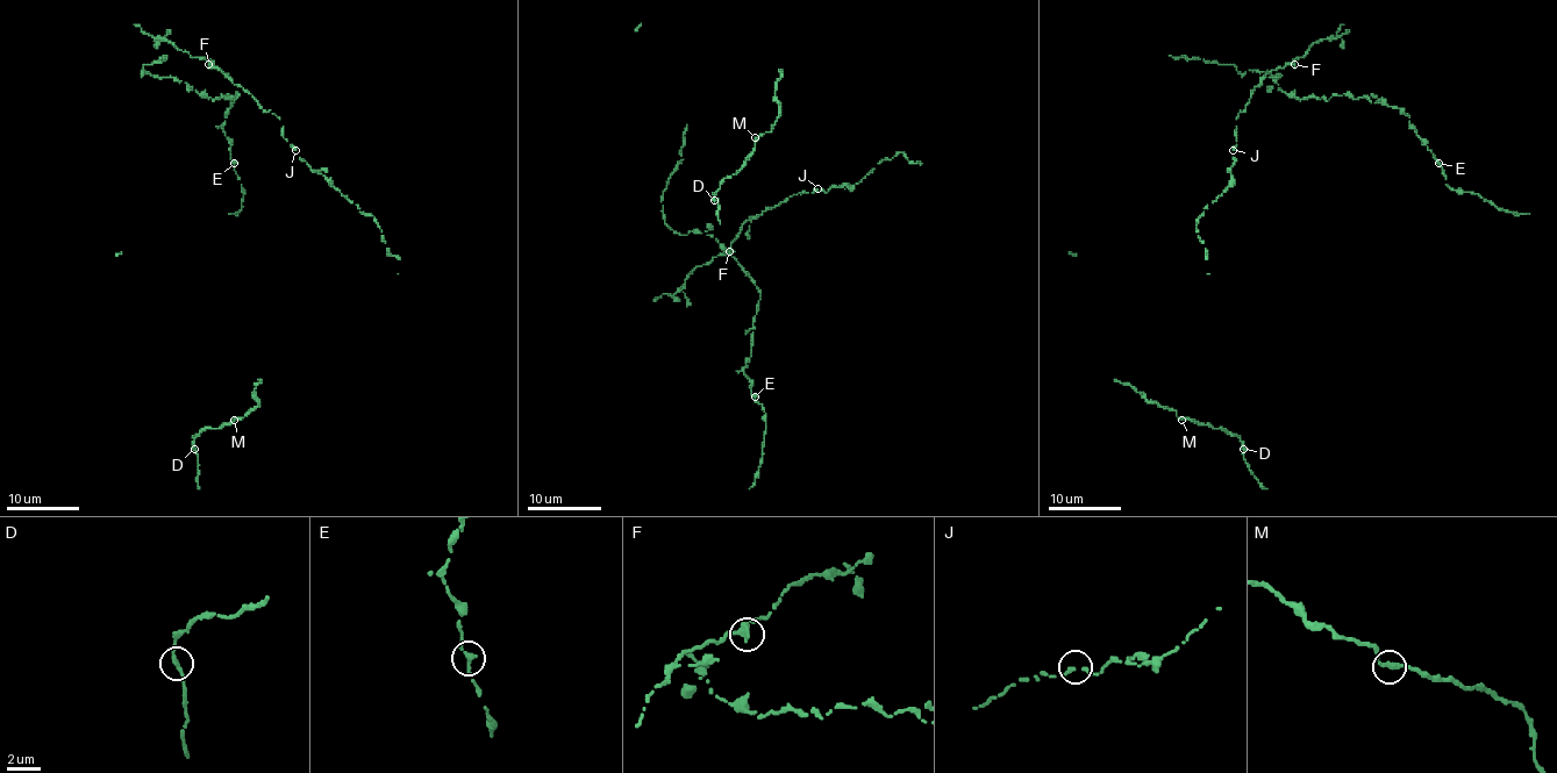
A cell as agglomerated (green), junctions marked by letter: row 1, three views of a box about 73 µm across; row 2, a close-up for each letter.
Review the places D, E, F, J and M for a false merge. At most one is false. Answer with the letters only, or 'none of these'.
none of these

